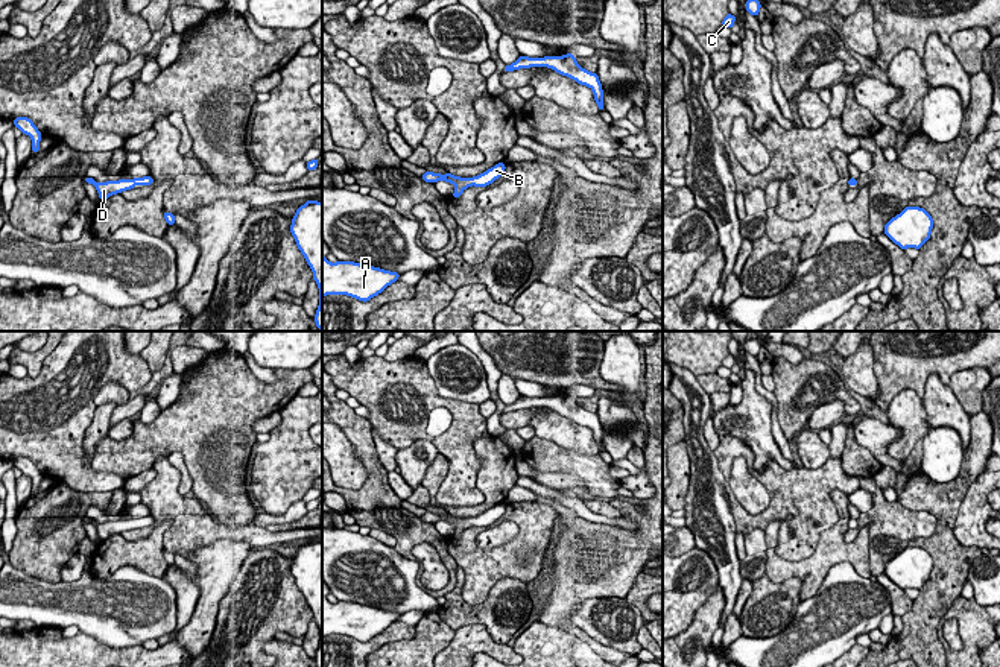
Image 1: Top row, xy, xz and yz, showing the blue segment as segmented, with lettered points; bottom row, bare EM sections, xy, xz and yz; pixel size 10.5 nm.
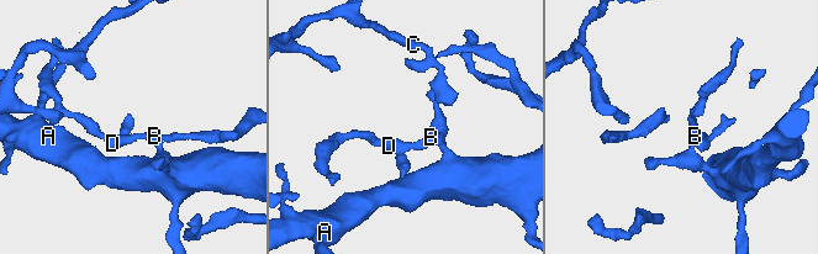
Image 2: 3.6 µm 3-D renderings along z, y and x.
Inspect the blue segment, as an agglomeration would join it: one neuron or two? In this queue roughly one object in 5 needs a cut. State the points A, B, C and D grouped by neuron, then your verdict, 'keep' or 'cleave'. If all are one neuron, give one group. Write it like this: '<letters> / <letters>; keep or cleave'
A B C D; keep

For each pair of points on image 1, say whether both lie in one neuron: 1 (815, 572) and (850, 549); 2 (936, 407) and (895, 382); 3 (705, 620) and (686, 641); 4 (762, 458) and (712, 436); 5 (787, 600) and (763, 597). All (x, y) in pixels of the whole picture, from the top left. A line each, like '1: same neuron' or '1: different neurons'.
1: same neuron
2: different neurons
3: same neuron
4: different neurons
5: same neuron

